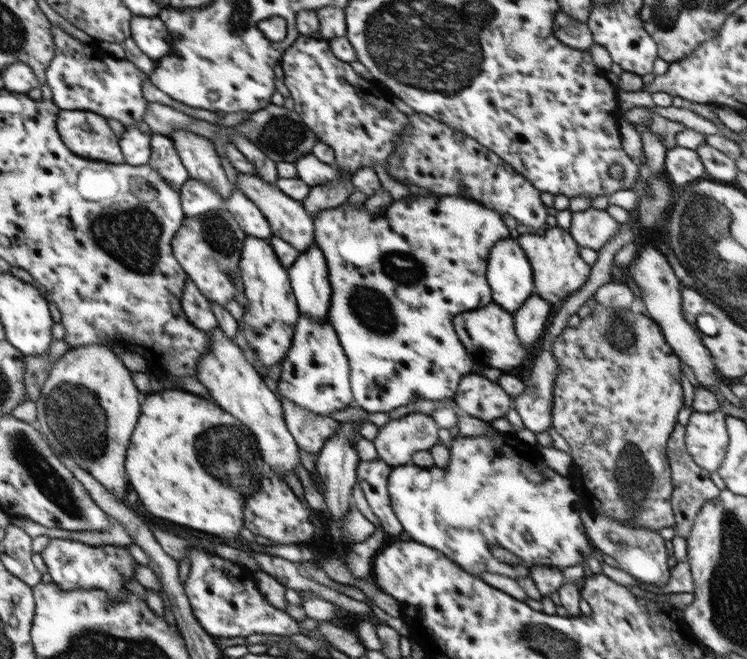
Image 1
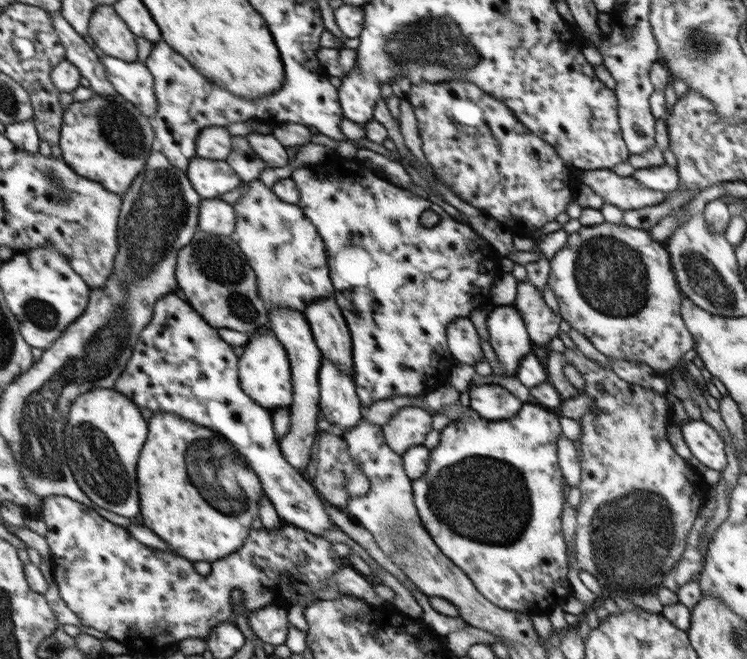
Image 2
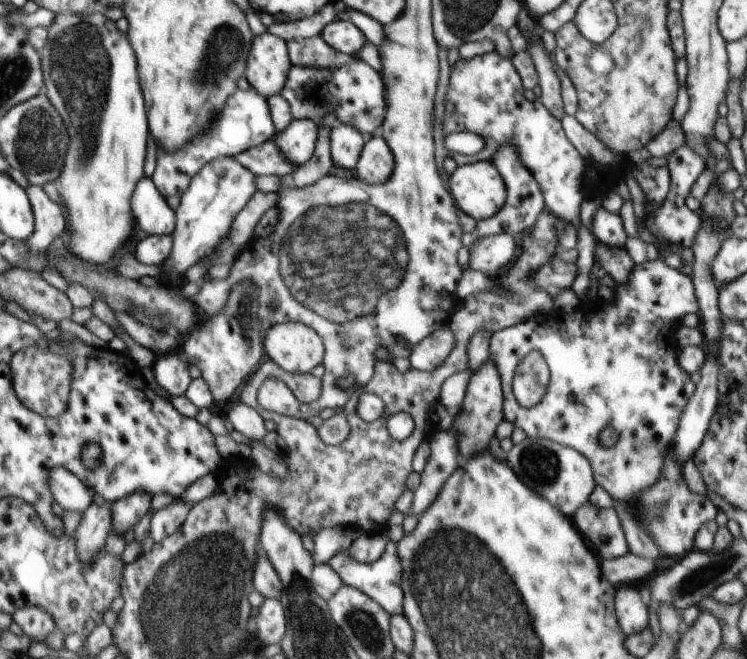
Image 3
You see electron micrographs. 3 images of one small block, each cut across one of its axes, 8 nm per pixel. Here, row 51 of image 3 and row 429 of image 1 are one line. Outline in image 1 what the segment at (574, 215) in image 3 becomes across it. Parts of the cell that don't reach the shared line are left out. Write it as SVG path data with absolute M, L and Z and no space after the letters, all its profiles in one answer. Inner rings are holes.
M492 427L492 433L490 435L466 437L459 434L458 437L452 438L449 451L450 462L448 468L438 468L436 466L424 468L410 463L395 466L392 468L392 471L390 471L390 477L388 477L390 502L396 517L398 517L398 520L403 526L403 531L406 532L413 541L442 551L442 553L452 559L454 563L460 565L462 569L476 577L480 577L483 571L488 571L496 572L496 574L503 574L515 580L529 577L530 567L534 565L551 566L564 570L564 568L568 566L581 564L583 560L587 560L588 556L594 552L595 549L589 542L584 524L582 524L582 520L580 520L580 516L575 510L575 504L580 501L580 498L579 494L572 486L570 477L562 476L548 467L548 465L544 463L544 459L537 447L521 441L516 434L498 432L496 428ZM493 544L500 545L506 548L506 550L514 552L514 554L519 557L519 561L515 563L514 566L510 566L510 563L500 562L492 554L491 546Z

